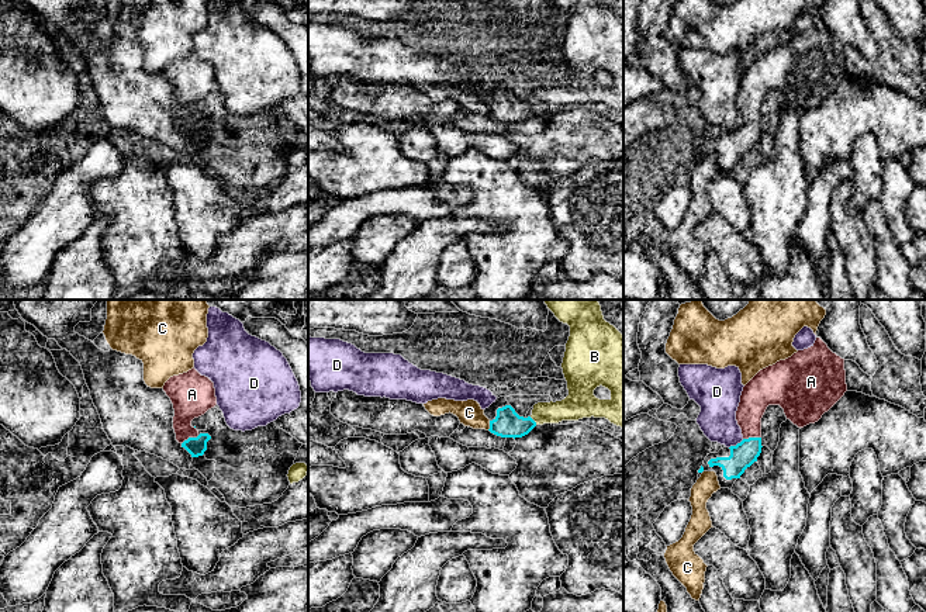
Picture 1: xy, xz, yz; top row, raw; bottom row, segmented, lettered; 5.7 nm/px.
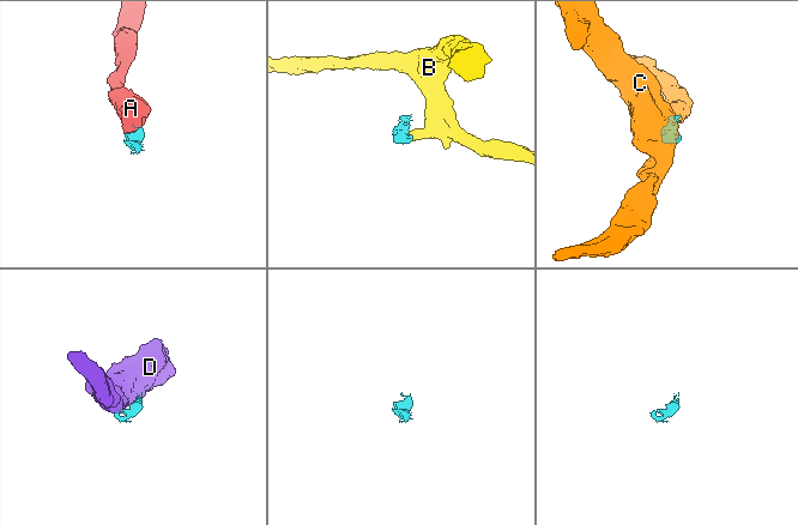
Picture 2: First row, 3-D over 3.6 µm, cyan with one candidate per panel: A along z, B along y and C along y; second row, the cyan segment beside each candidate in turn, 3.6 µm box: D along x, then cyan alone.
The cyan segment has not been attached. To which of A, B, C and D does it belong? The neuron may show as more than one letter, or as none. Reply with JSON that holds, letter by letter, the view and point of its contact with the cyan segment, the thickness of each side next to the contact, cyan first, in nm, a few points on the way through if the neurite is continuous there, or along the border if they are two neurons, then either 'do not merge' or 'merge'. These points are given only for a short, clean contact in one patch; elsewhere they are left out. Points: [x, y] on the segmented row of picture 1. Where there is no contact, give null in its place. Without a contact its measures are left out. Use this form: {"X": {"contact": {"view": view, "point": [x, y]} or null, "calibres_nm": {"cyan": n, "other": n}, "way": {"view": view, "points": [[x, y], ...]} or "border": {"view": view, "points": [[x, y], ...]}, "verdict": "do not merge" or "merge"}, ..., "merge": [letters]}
{"A": {"contact": {"view": "yz", "point": [752, 438]}, "calibres_nm": {"cyan": 150, "other": 170}, "way": {"view": "yz", "points": [[743, 455], [750, 448], [752, 438], [752, 405], [756, 396]]}, "verdict": "merge"}, "B": {"contact": {"view": "xz", "point": [534, 421]}, "calibres_nm": {"cyan": 160, "other": 150}, "border": {"view": "xz", "points": [[529, 417], [536, 424]]}, "verdict": "do not merge"}, "C": {"contact": {"view": "xz", "point": [490, 425]}, "calibres_nm": {"cyan": 160, "other": 140}, "border": {"view": "xz", "points": [[490, 421], [487, 429]]}, "verdict": "do not merge"}, "D": {"contact": {"view": "yz", "point": [738, 443]}, "calibres_nm": {"cyan": 150, "other": 220}, "border": {"view": "yz", "points": [[743, 439], [729, 448]]}, "verdict": "do not merge"}, "merge": ["A"]}

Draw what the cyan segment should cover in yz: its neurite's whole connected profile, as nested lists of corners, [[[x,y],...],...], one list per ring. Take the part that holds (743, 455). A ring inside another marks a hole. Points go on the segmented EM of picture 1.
[[[816,338],[811,348],[798,350],[791,357],[760,370],[743,387],[736,411],[736,421],[742,429],[743,440],[736,446],[723,447],[718,453],[709,453],[698,473],[712,468],[718,476],[721,488],[730,490],[761,453],[761,418],[768,405],[780,405],[787,419],[798,428],[804,428],[818,422],[846,391],[844,359],[833,353],[820,338]]]

